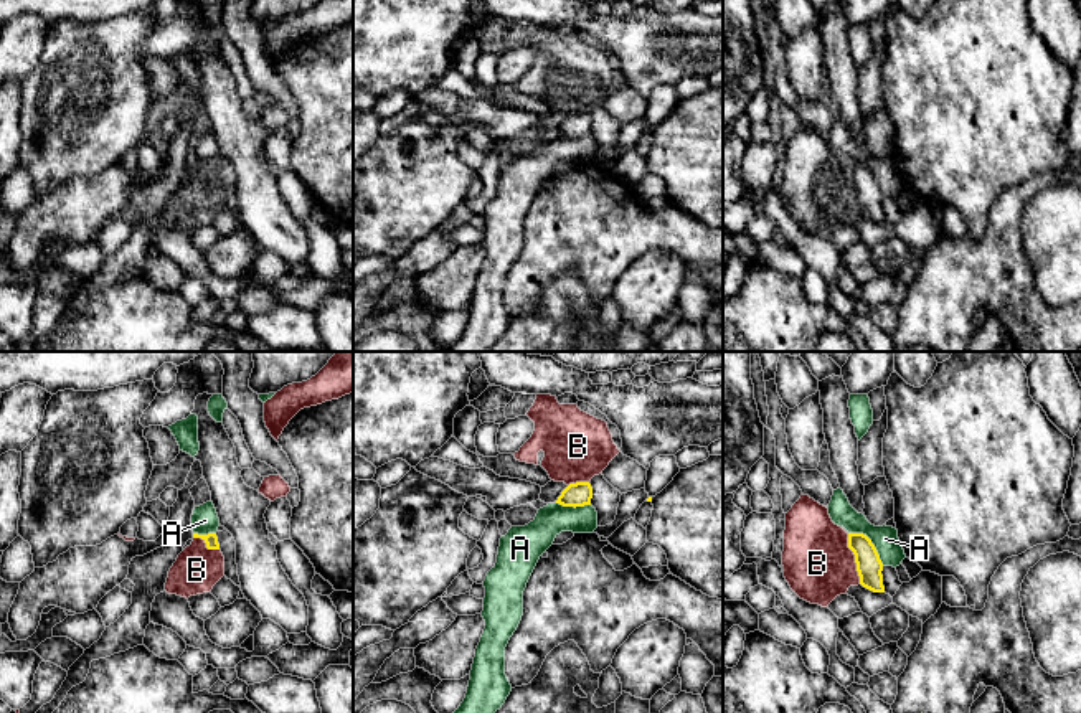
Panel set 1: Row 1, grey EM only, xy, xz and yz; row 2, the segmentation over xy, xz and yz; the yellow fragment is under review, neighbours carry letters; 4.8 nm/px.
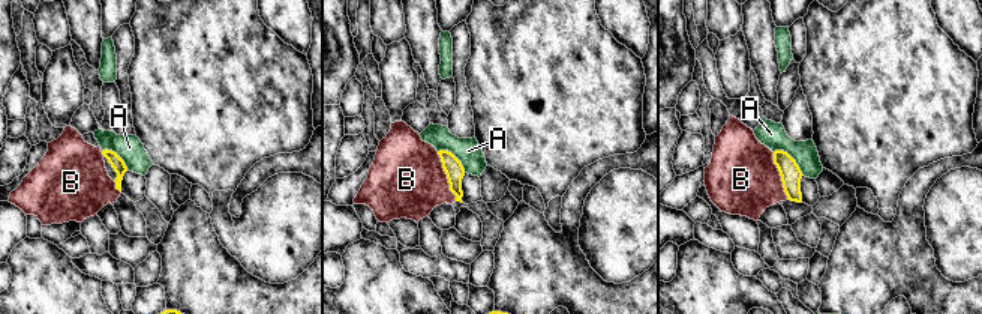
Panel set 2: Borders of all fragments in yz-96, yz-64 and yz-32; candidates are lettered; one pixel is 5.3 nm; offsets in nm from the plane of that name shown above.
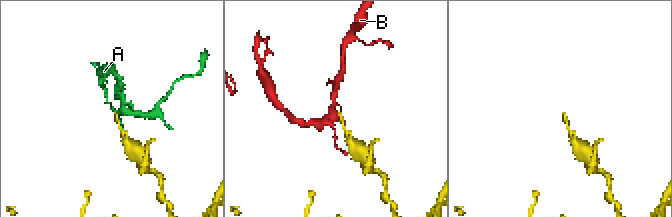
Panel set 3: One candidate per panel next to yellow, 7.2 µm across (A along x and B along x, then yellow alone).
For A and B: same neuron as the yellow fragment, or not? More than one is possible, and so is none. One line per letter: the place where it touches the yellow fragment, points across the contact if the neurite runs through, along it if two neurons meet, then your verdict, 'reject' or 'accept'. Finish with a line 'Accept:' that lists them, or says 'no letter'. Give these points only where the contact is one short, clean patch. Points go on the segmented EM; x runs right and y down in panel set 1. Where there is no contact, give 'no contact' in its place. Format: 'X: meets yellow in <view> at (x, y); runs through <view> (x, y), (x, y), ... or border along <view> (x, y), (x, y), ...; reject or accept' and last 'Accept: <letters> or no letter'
A: meets yellow in yz at (870, 542); reject
B: meets yellow in yz at (855, 558); border along yz (847, 533), (847, 547), (854, 555), (860, 583); reject
Accept: no letter

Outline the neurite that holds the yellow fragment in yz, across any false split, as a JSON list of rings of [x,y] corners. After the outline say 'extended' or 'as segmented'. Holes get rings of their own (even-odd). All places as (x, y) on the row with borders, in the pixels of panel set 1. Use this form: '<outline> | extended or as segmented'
[[[848,533],[848,548],[855,555],[860,584],[873,593],[885,593],[883,563],[871,540],[863,533]]] | as segmented

